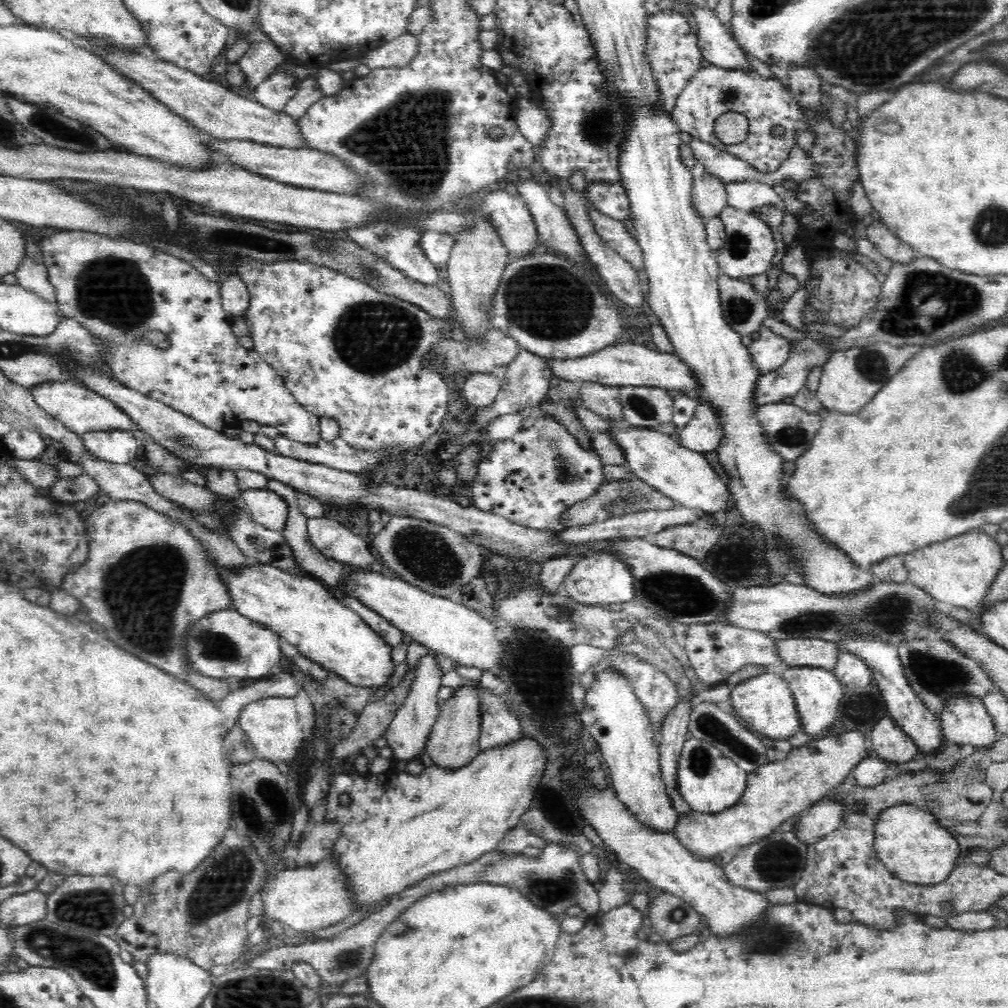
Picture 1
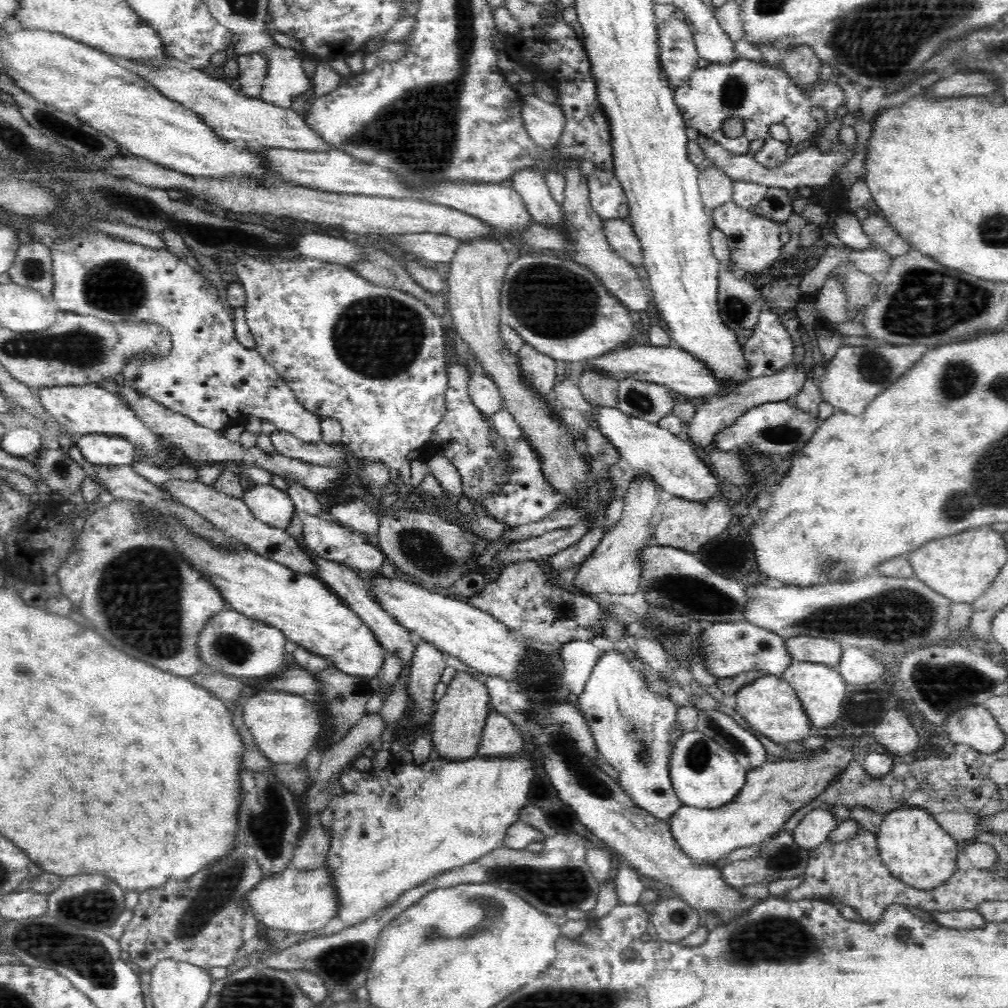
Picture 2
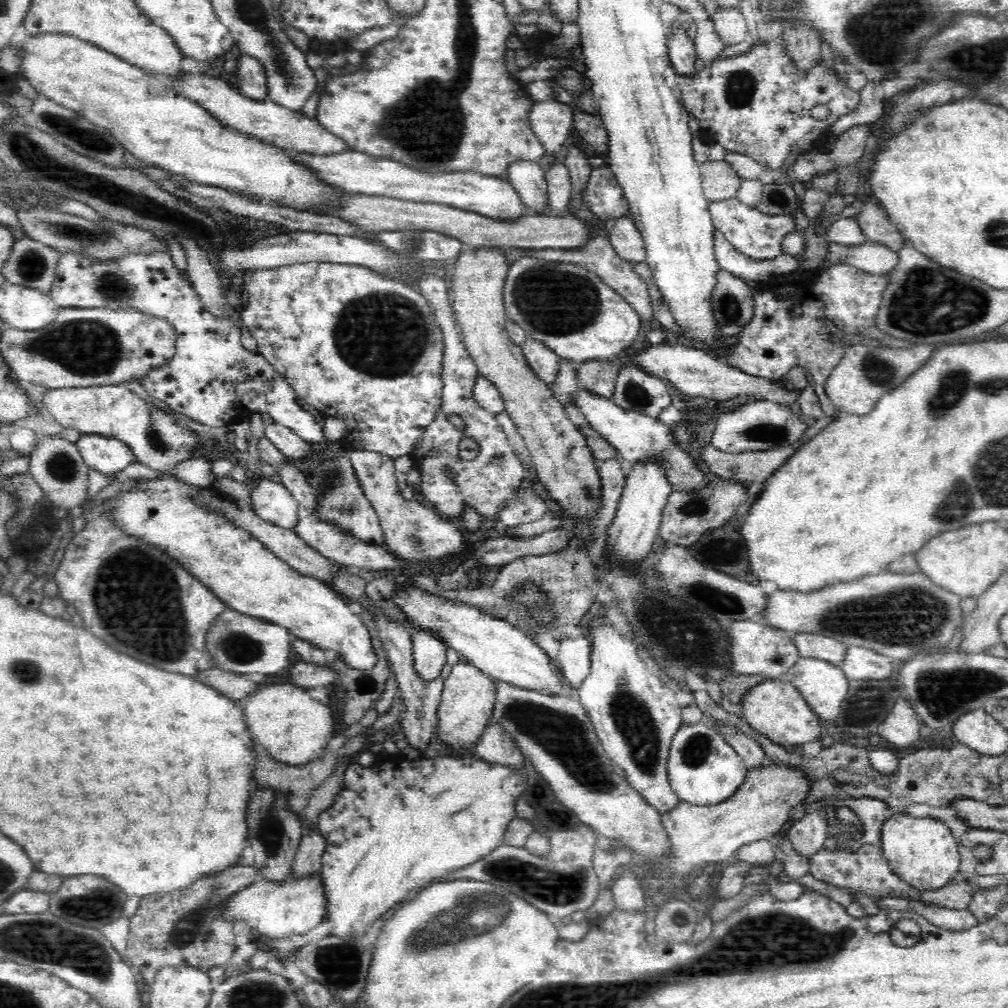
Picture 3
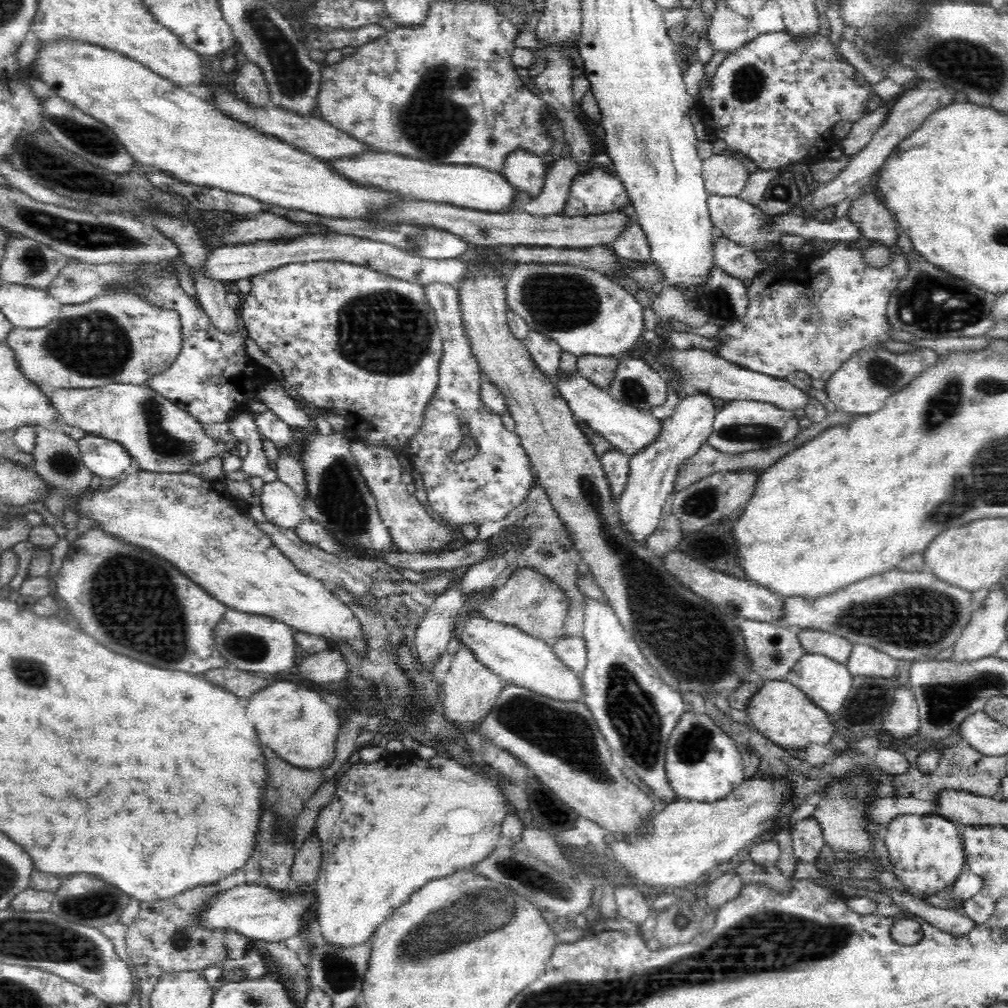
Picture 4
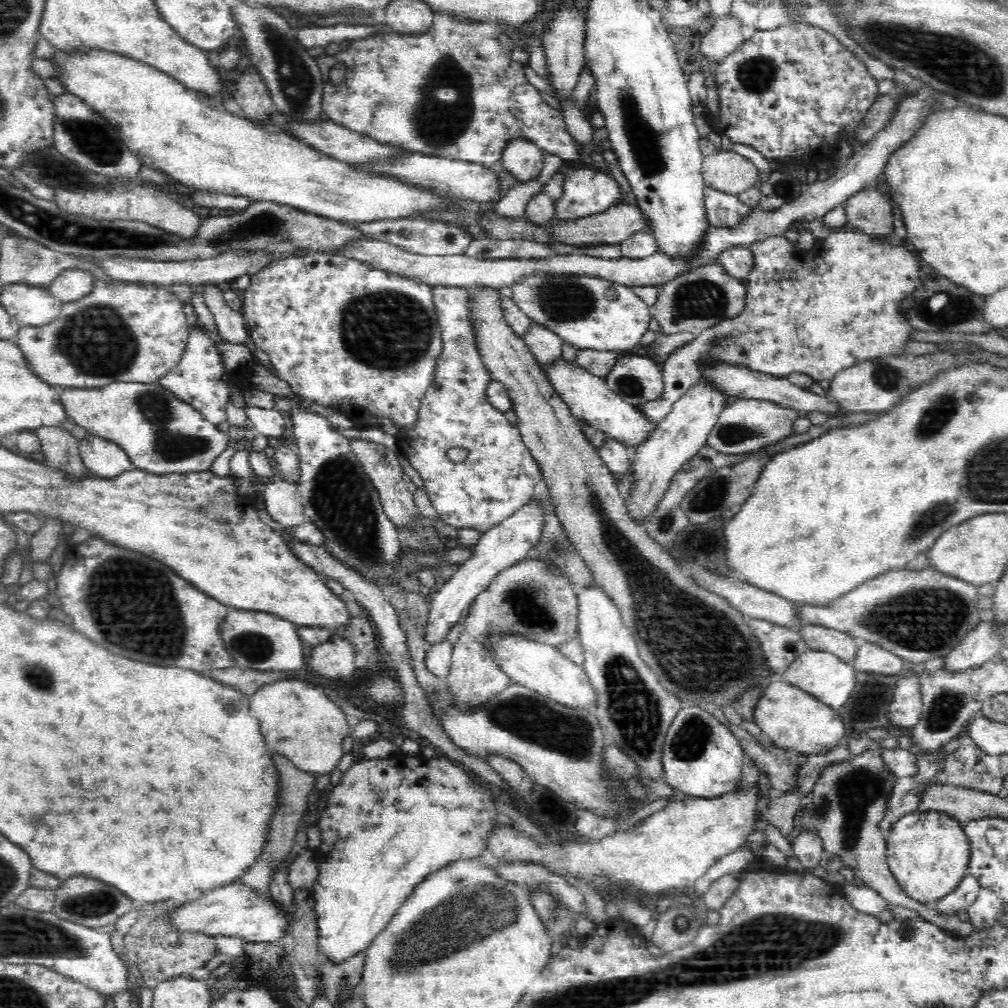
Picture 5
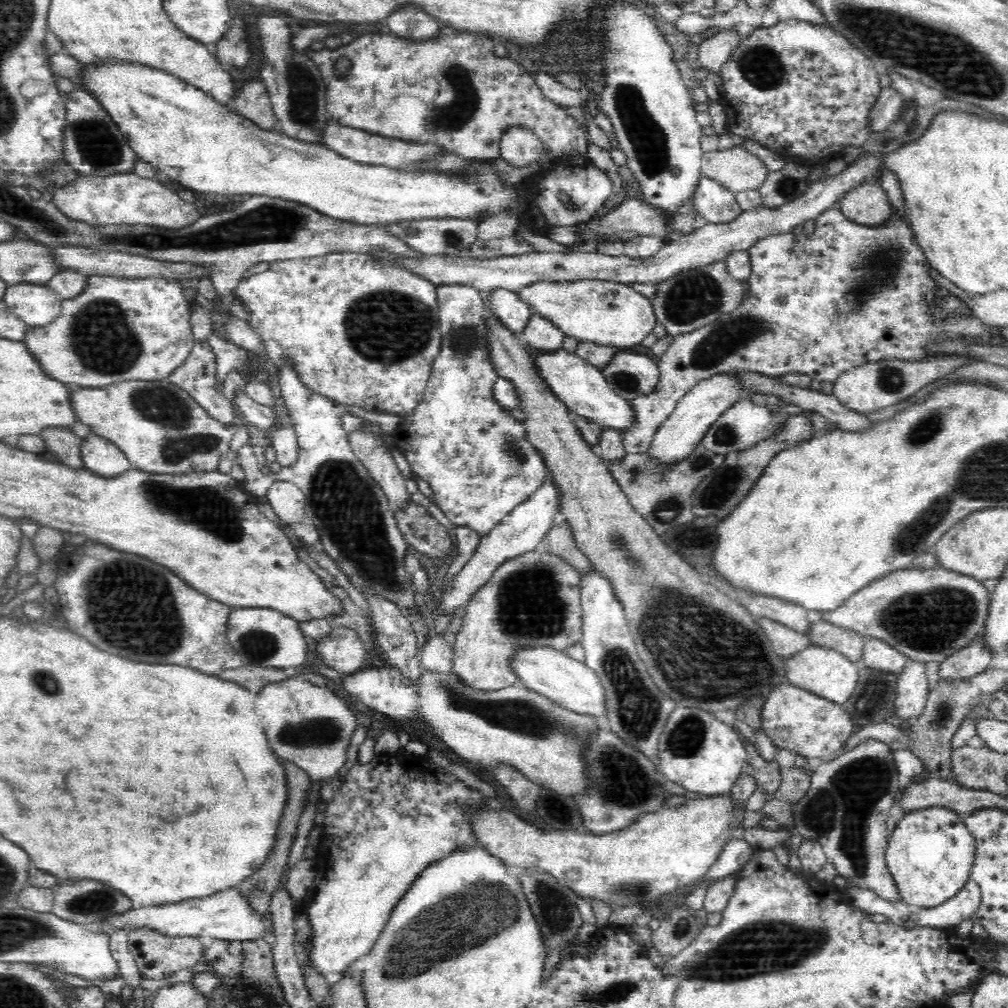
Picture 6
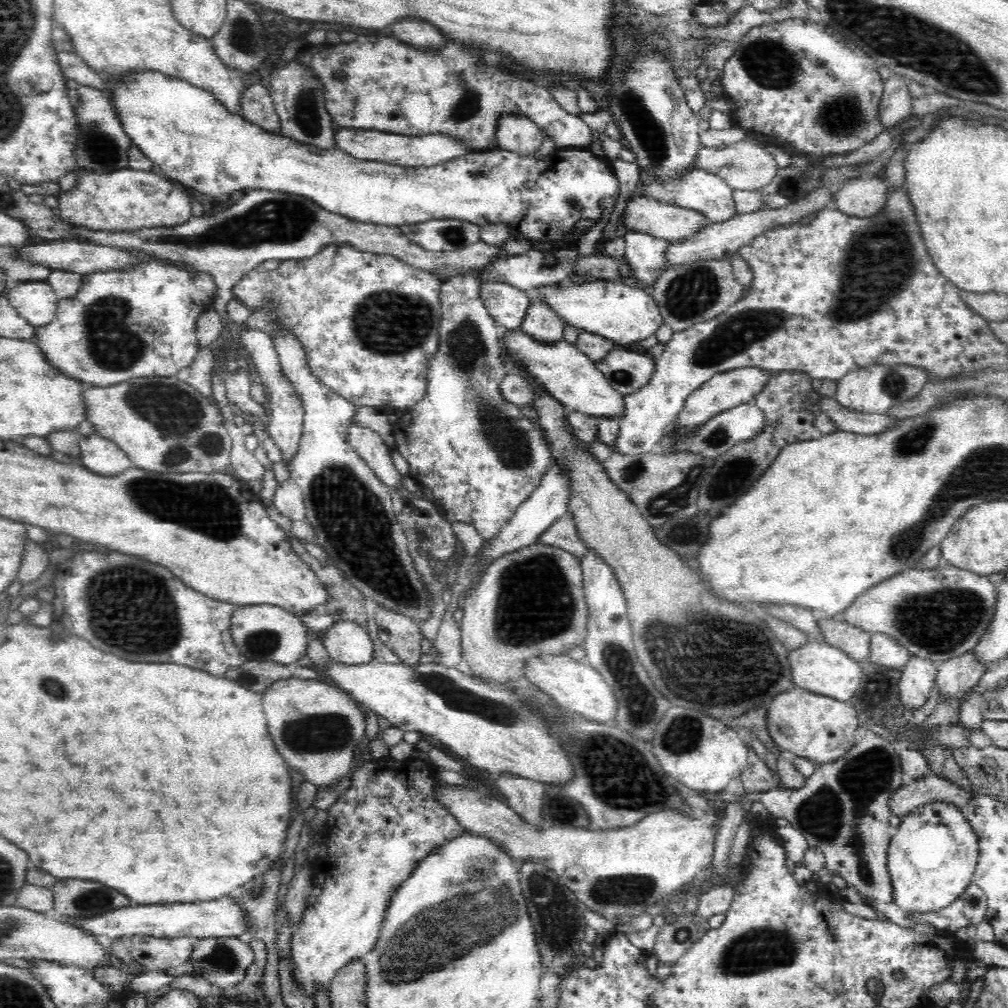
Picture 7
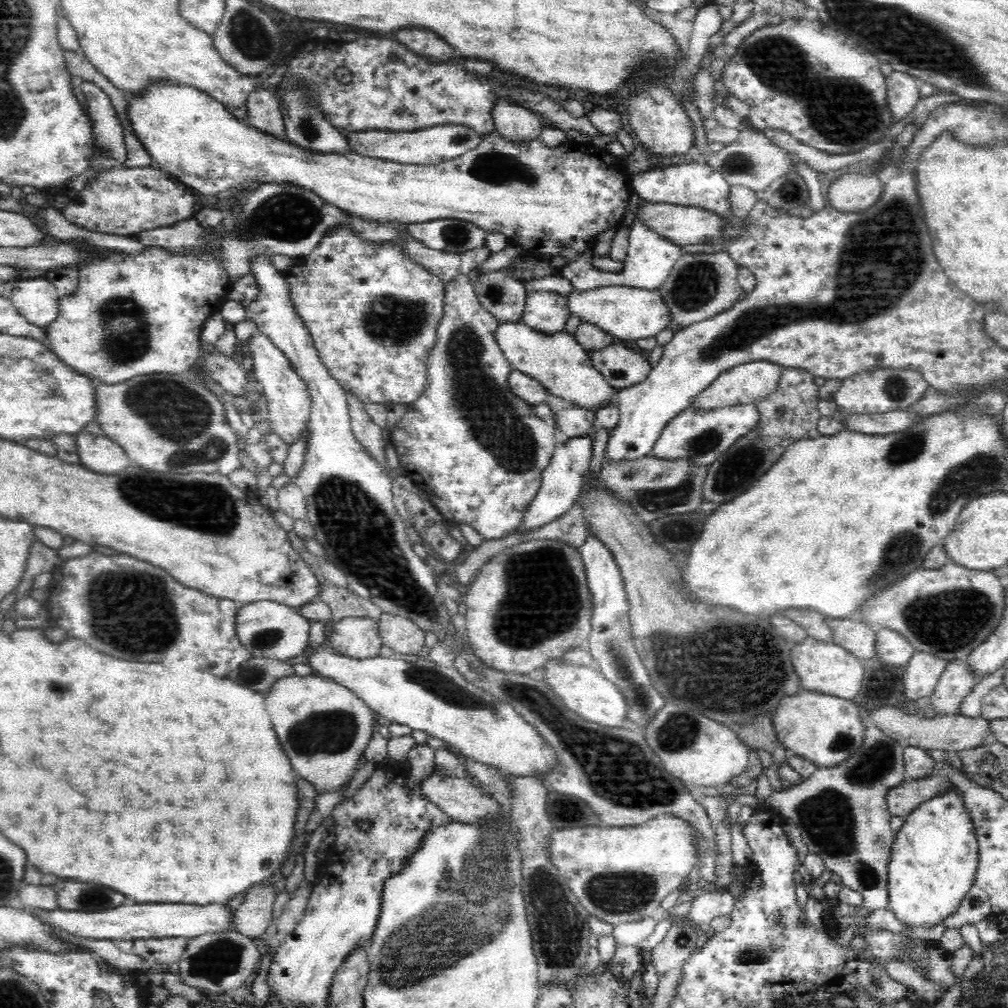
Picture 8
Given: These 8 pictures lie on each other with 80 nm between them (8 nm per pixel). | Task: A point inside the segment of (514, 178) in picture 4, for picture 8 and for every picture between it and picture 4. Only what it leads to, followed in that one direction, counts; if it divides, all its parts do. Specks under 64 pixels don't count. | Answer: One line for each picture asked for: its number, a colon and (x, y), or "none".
5: (523, 160)
6: (519, 147)
7: (516, 135)
8: (515, 123)

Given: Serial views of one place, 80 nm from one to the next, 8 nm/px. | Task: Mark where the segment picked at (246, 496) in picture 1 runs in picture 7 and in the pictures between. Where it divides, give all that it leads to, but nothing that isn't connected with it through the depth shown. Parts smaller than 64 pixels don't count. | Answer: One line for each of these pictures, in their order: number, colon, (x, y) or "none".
2: (268, 504)
3: (271, 501)
4: (281, 506)
5: (283, 502)
6: (287, 500)
7: (288, 498)

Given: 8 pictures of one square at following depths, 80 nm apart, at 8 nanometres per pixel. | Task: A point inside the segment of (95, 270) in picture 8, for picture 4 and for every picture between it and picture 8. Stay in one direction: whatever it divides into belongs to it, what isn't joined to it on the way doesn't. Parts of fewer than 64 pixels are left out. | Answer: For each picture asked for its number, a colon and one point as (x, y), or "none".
4: (116, 338)
5: (122, 331)
6: (118, 329)
7: (137, 322)

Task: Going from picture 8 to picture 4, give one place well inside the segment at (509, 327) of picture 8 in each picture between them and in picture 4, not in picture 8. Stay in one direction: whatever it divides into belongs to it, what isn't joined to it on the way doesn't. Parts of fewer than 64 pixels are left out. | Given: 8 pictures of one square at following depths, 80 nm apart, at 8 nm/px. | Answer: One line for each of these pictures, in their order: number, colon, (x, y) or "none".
4: (629, 429)
5: (589, 398)
6: (583, 389)
7: (573, 379)

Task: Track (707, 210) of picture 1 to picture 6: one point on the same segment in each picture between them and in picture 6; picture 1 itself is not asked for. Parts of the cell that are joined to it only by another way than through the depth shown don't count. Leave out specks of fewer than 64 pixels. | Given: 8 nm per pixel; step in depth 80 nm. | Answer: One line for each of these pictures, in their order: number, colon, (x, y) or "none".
2: (716, 188)
3: (720, 182)
4: (725, 176)
5: (728, 172)
6: (736, 169)

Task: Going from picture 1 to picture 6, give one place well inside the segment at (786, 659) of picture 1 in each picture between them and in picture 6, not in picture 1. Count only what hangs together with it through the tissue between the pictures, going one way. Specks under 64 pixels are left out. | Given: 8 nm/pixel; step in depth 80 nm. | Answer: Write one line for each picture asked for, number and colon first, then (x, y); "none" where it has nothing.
2: (828, 652)
3: (807, 645)
4: (813, 641)
5: (842, 645)
6: (846, 642)

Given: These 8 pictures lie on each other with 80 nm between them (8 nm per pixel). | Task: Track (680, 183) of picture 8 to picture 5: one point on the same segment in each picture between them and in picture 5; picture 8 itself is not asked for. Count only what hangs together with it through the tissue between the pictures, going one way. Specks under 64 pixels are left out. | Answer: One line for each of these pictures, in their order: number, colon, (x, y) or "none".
5: (725, 210)
6: (716, 204)
7: (704, 192)

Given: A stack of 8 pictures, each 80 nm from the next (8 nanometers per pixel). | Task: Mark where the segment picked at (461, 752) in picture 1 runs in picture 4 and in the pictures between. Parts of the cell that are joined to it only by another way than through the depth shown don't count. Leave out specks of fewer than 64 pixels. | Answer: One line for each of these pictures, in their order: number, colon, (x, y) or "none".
2: (456, 730)
3: (468, 699)
4: (470, 690)

